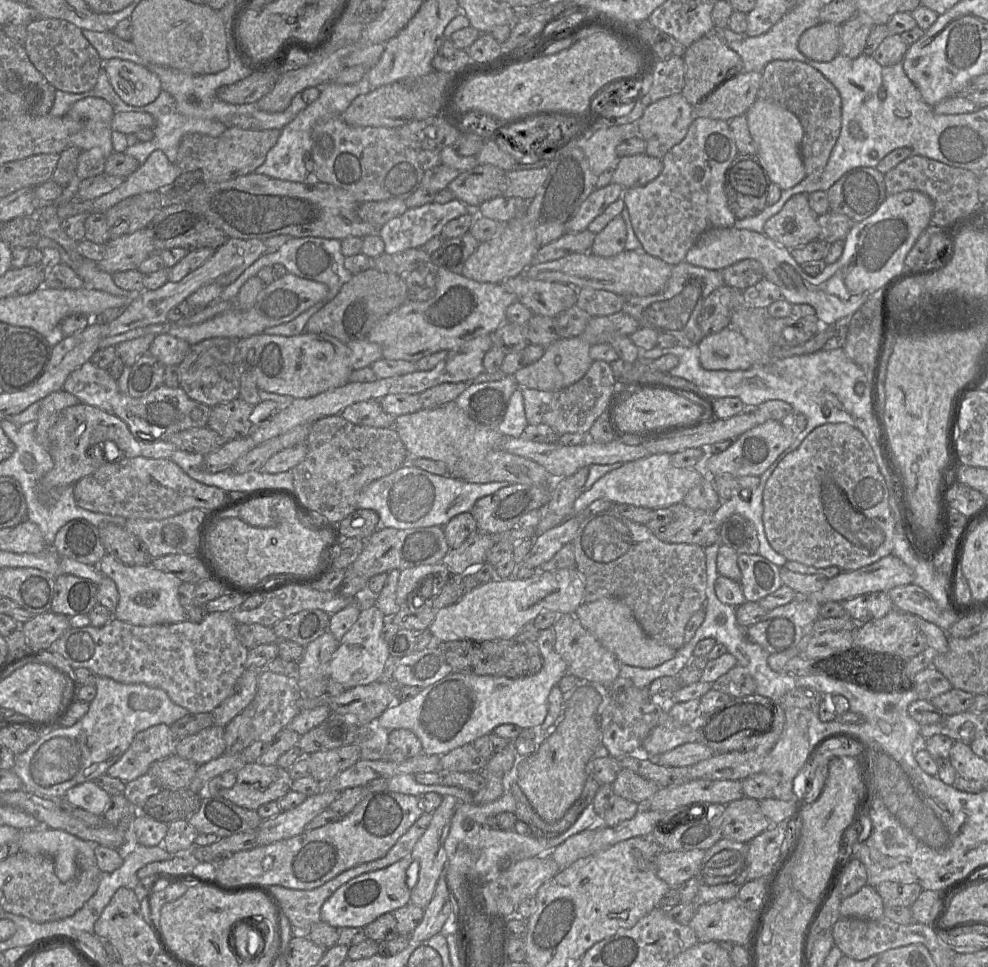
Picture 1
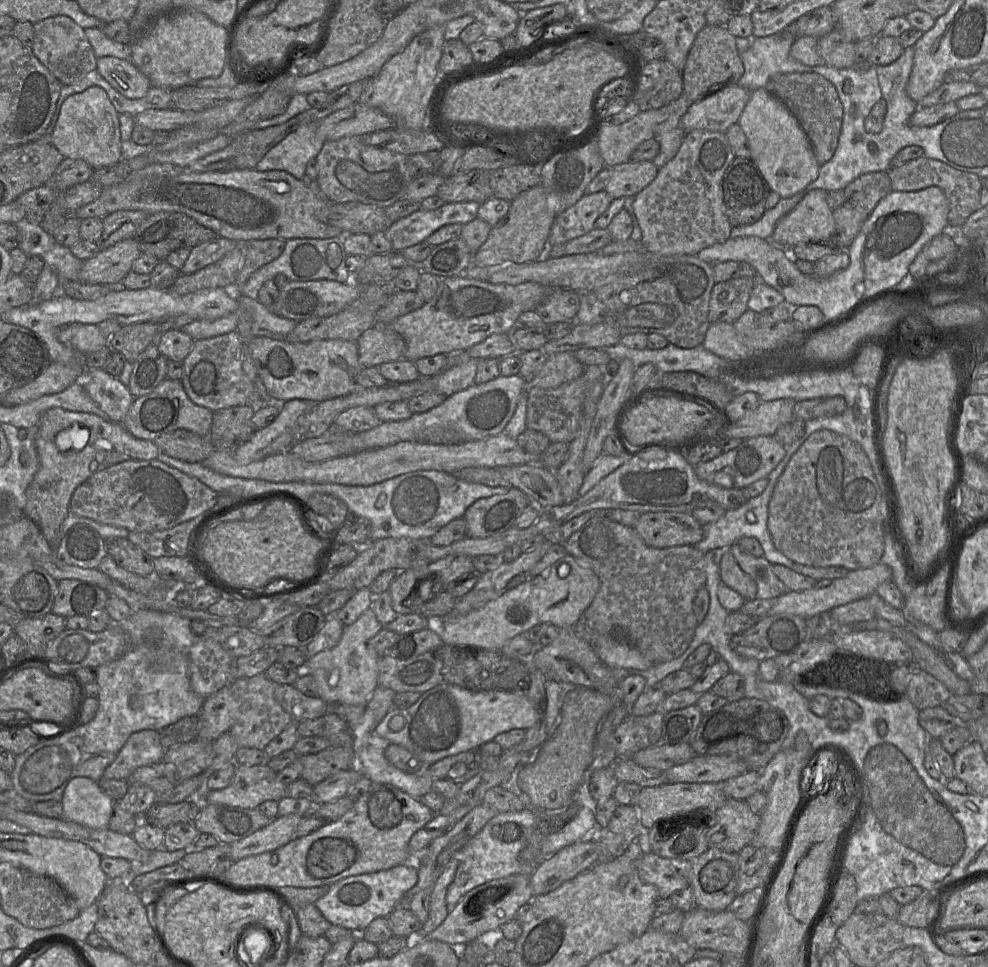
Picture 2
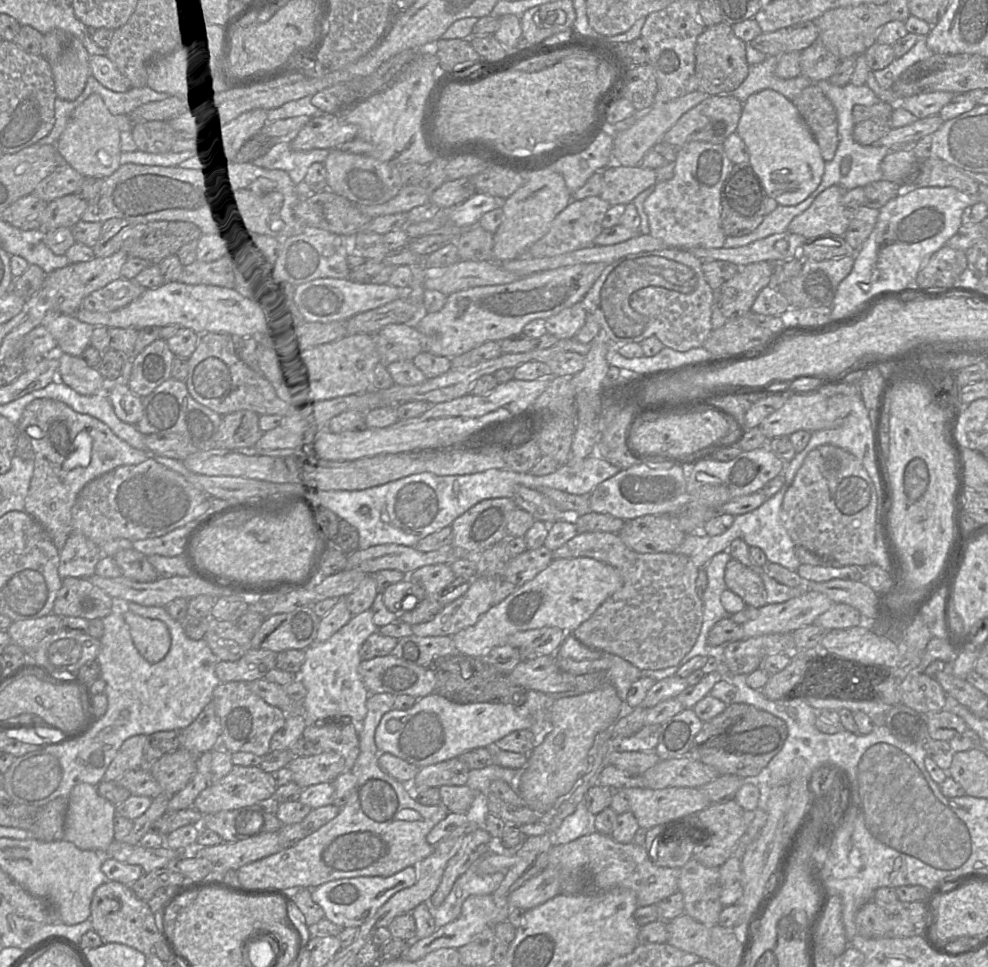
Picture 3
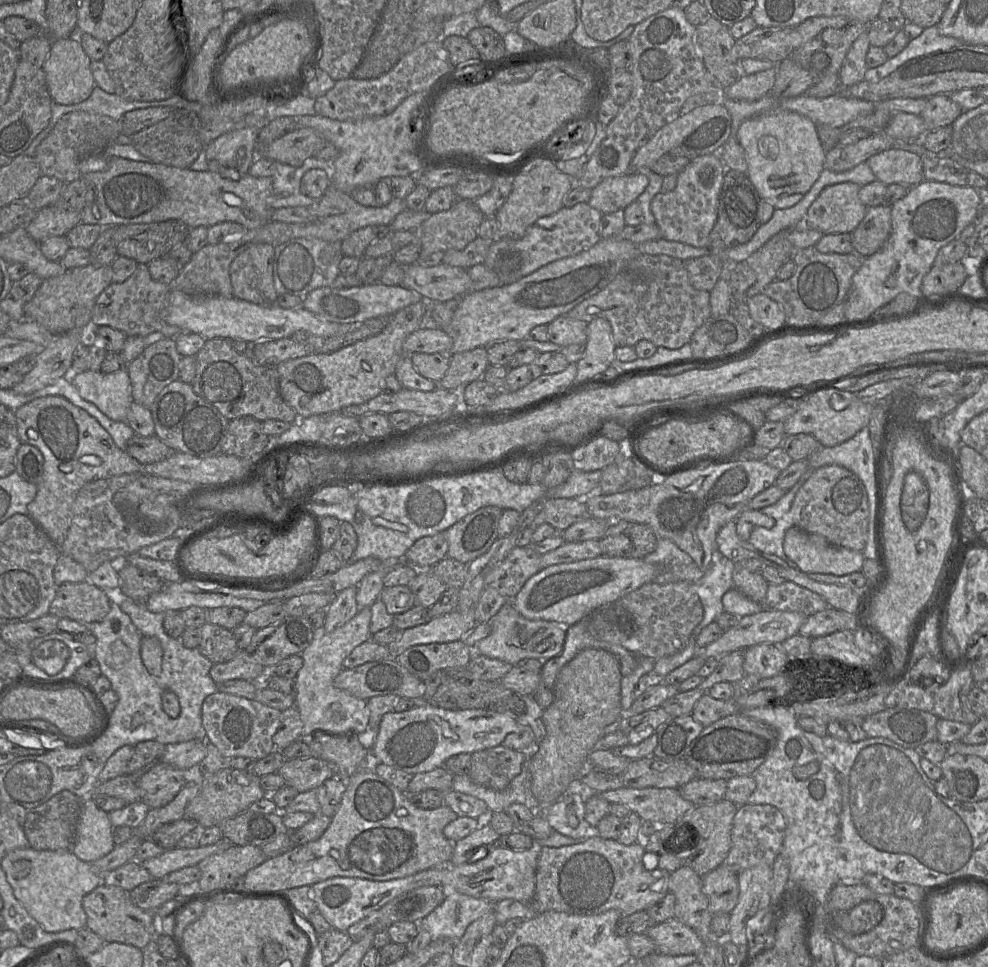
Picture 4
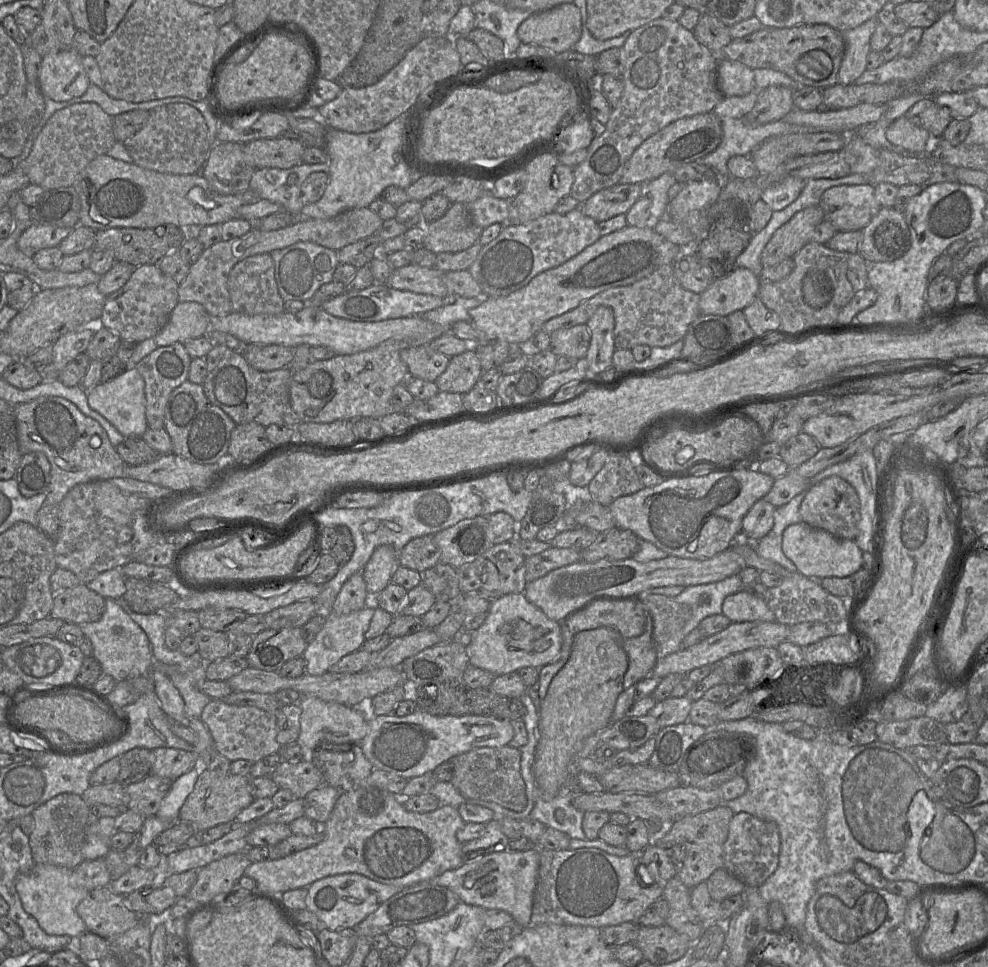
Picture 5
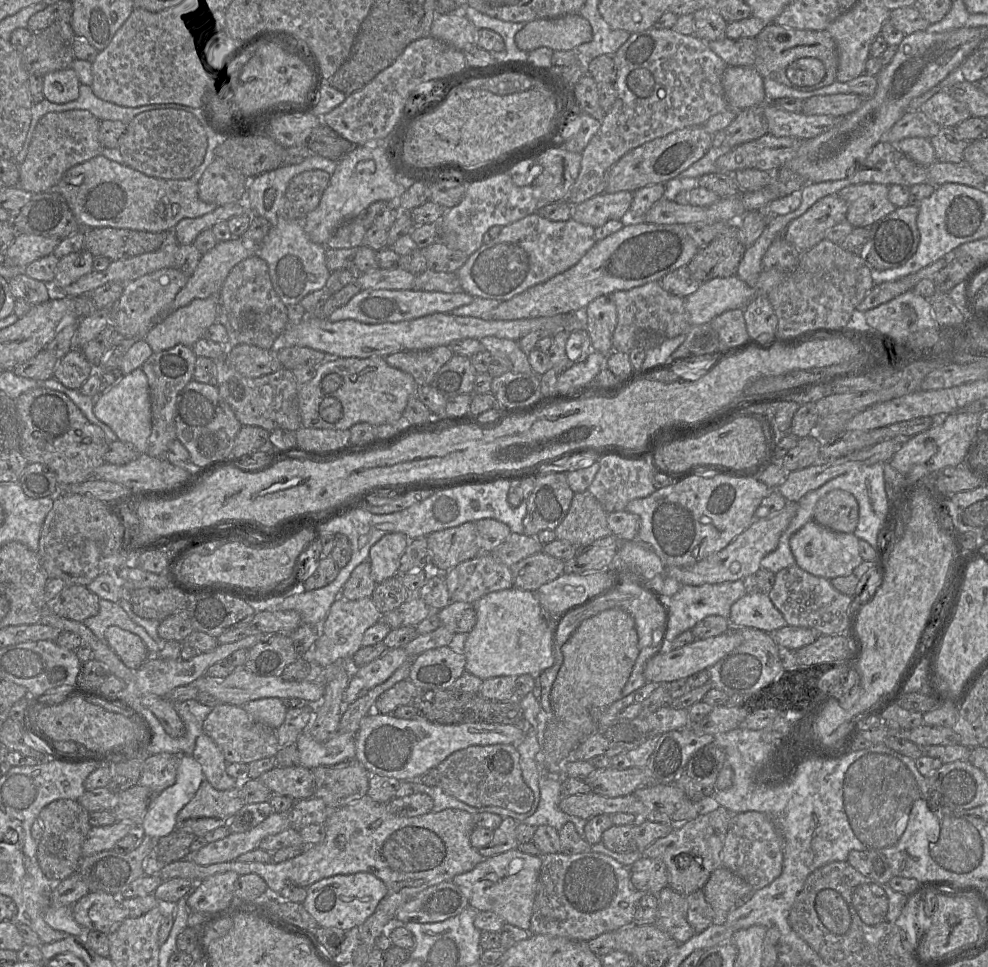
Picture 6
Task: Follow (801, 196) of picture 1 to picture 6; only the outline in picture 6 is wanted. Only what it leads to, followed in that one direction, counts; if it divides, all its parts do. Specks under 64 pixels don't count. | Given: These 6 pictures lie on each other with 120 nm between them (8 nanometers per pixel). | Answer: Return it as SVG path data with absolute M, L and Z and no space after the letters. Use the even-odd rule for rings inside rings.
M878 183L850 185L837 195L847 202L846 221L854 228L871 227L896 210L888 198L889 186Z

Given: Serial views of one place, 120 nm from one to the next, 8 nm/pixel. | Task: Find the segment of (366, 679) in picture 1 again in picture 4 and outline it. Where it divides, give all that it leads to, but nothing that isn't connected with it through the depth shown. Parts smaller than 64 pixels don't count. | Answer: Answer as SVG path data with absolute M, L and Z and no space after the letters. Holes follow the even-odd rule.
M370 607L359 608L357 614L343 626L331 632L319 631L310 645L301 653L303 666L299 670L295 681L295 707L300 713L303 722L301 738L309 743L309 734L316 737L325 734L327 730L335 734L347 731L358 734L368 733L369 713L366 700L359 699L345 690L334 685L334 679L343 670L343 661L360 644L371 639Z

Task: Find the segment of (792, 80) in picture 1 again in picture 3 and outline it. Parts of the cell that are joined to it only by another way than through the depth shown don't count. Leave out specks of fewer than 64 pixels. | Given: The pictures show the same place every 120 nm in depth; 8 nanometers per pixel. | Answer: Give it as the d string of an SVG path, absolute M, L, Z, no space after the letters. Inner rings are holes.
M814 83L792 99L812 132L825 162L831 161L838 147L837 112L832 101Z

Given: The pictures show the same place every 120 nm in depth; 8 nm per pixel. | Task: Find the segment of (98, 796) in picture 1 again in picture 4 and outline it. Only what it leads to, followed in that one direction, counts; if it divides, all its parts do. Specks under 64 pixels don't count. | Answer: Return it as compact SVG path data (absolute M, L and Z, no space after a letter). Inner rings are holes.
M91 796L83 799L73 853L82 861L93 863L115 847L109 813L97 807Z

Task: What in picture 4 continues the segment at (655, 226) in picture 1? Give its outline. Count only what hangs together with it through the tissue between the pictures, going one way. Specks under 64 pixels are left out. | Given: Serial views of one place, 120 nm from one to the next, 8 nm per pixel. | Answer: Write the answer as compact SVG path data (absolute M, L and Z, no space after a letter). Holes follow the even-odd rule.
M718 153L695 157L678 174L673 191L661 191L655 195L650 207L662 238L697 248L709 248L709 235L718 217L719 196L726 170Z

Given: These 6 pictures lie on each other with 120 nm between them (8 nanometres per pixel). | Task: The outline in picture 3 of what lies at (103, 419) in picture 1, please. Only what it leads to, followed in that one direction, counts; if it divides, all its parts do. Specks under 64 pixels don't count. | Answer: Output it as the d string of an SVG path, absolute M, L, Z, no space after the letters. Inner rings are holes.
M50 398L30 402L17 427L19 432L28 435L35 453L25 511L44 527L59 551L73 531L71 511L81 489L119 466L136 465L151 456L119 438L99 419L78 413L65 403Z

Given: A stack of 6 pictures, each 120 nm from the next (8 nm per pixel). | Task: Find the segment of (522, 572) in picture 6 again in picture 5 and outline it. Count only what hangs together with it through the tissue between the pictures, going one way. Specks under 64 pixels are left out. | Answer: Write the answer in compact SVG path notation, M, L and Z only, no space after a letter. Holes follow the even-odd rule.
M550 547L549 549L526 557L526 580L532 582L552 570L581 561L581 552L572 548Z

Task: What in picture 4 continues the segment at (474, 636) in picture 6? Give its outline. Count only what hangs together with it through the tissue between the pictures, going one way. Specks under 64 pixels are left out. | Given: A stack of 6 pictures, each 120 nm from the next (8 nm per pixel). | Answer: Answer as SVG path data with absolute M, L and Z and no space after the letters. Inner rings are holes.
M512 601L504 604L498 613L490 619L489 624L490 634L474 647L474 652L477 654L498 659L514 666L526 658L547 661L563 651L566 639L565 627L552 621L527 619L515 609Z

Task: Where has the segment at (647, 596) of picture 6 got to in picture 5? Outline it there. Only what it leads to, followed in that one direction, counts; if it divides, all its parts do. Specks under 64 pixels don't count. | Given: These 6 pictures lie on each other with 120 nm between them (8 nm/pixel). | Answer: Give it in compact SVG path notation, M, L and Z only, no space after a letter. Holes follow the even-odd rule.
M604 594L604 596L593 599L580 610L567 615L566 619L561 623L562 647L558 659L553 663L539 668L538 685L541 707L552 679L569 660L575 635L584 630L611 627L624 638L622 646L629 659L628 669L624 676L624 690L620 693L616 701L611 721L617 721L625 717L627 715L627 710L635 702L635 683L651 674L658 660L657 647L653 640L653 622L650 611L645 607L642 600L634 596L622 597Z

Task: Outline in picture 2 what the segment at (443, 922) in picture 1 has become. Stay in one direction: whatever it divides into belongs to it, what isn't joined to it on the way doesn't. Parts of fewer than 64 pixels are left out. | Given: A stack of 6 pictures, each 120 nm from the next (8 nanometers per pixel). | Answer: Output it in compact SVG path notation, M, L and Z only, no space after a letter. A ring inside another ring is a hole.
M452 857L437 879L430 898L428 919L422 925L421 935L427 935L434 931L448 916L446 894L450 884L454 880L458 865L458 860Z

